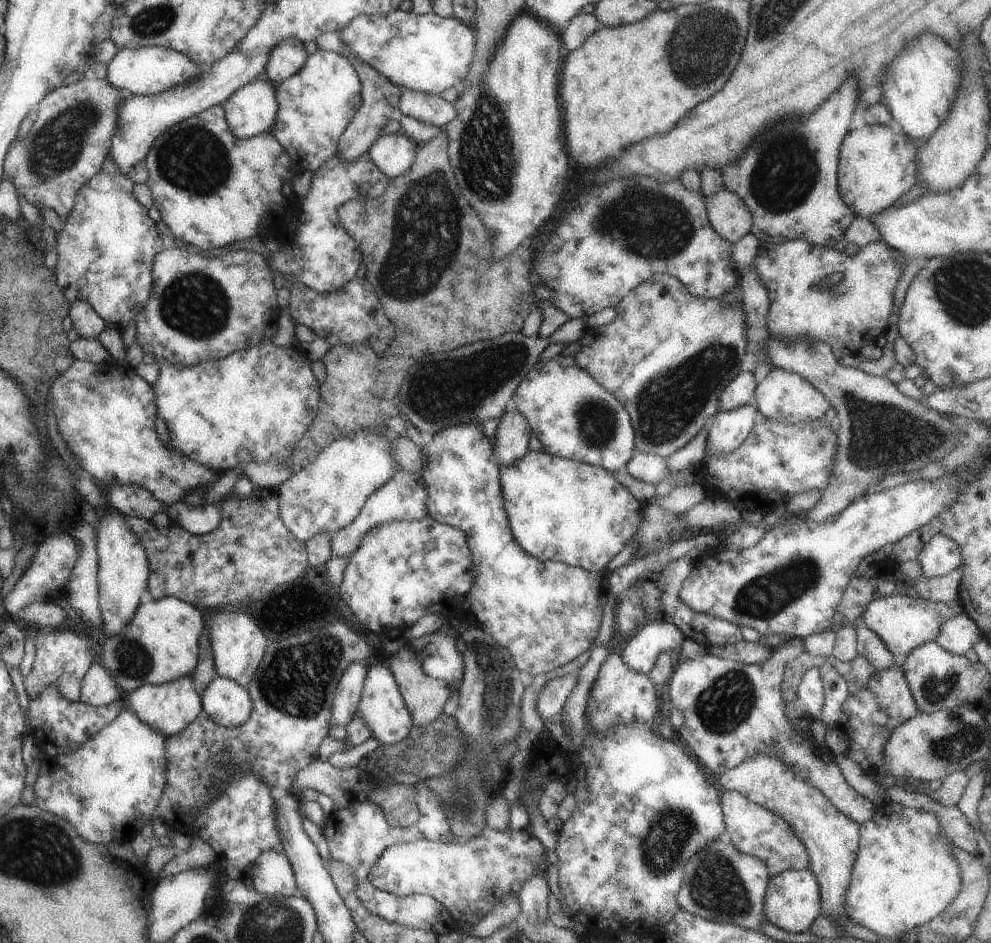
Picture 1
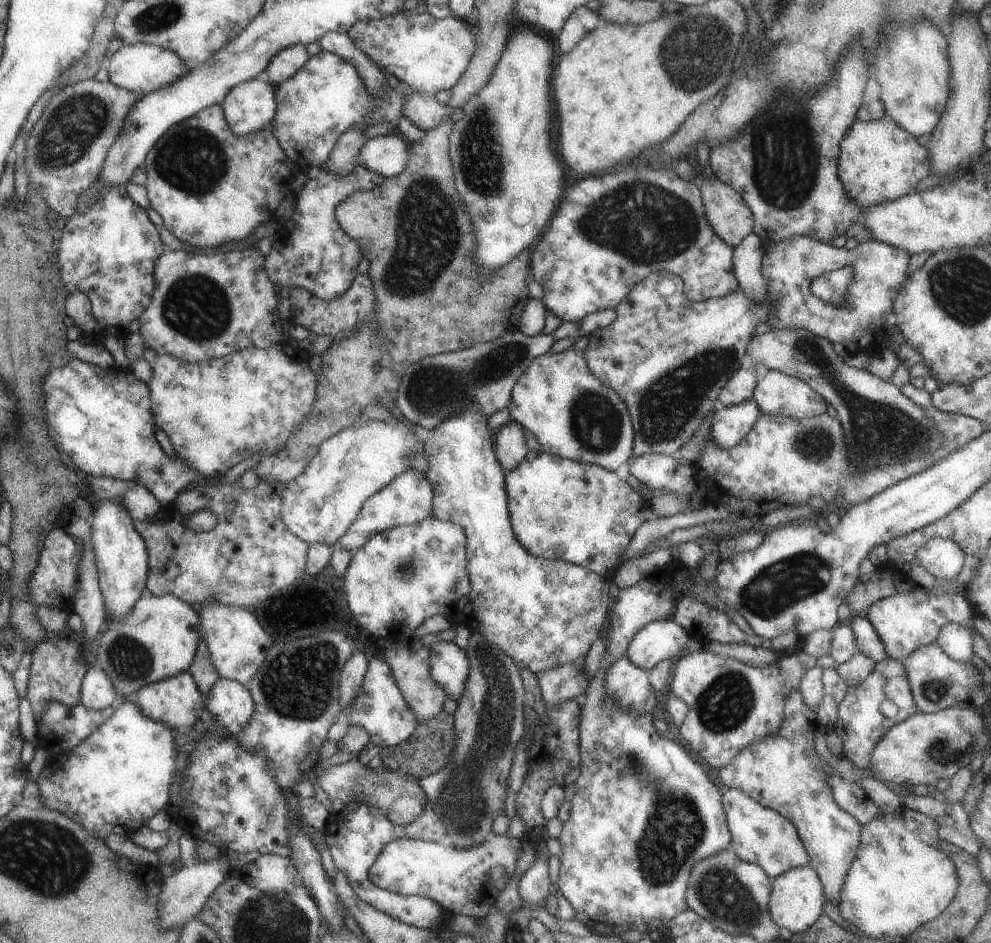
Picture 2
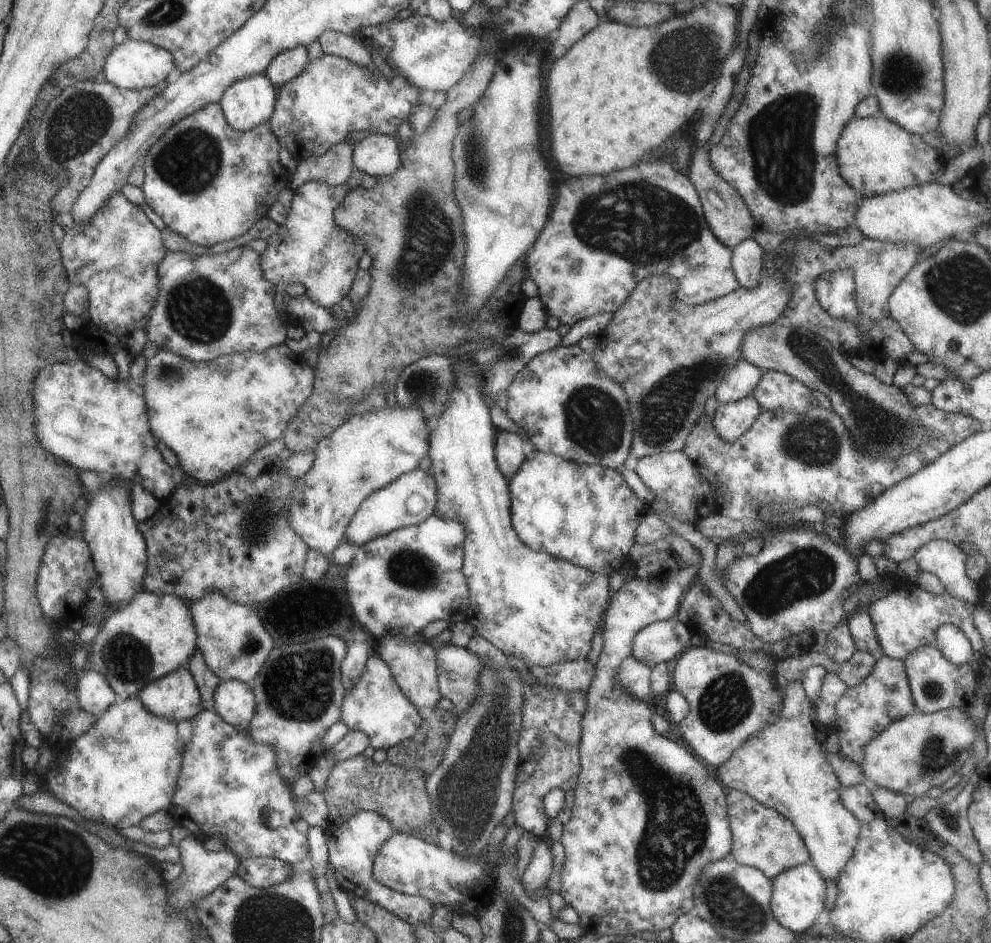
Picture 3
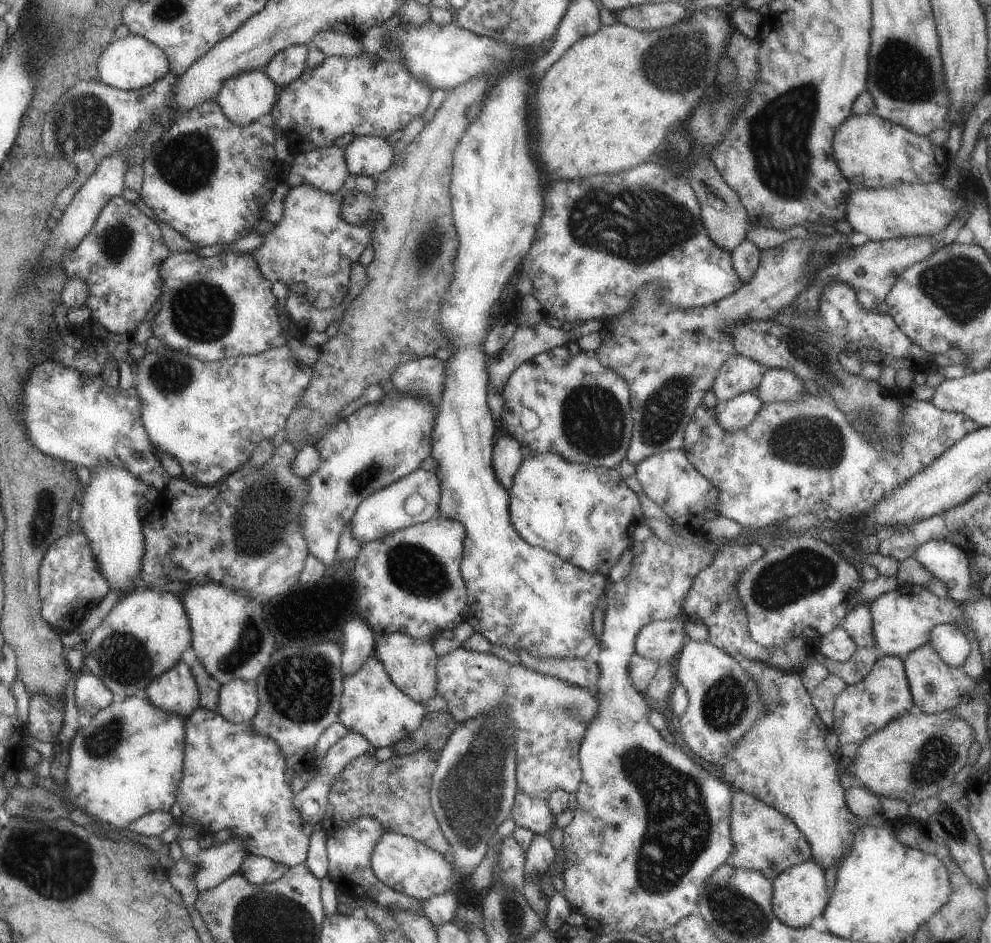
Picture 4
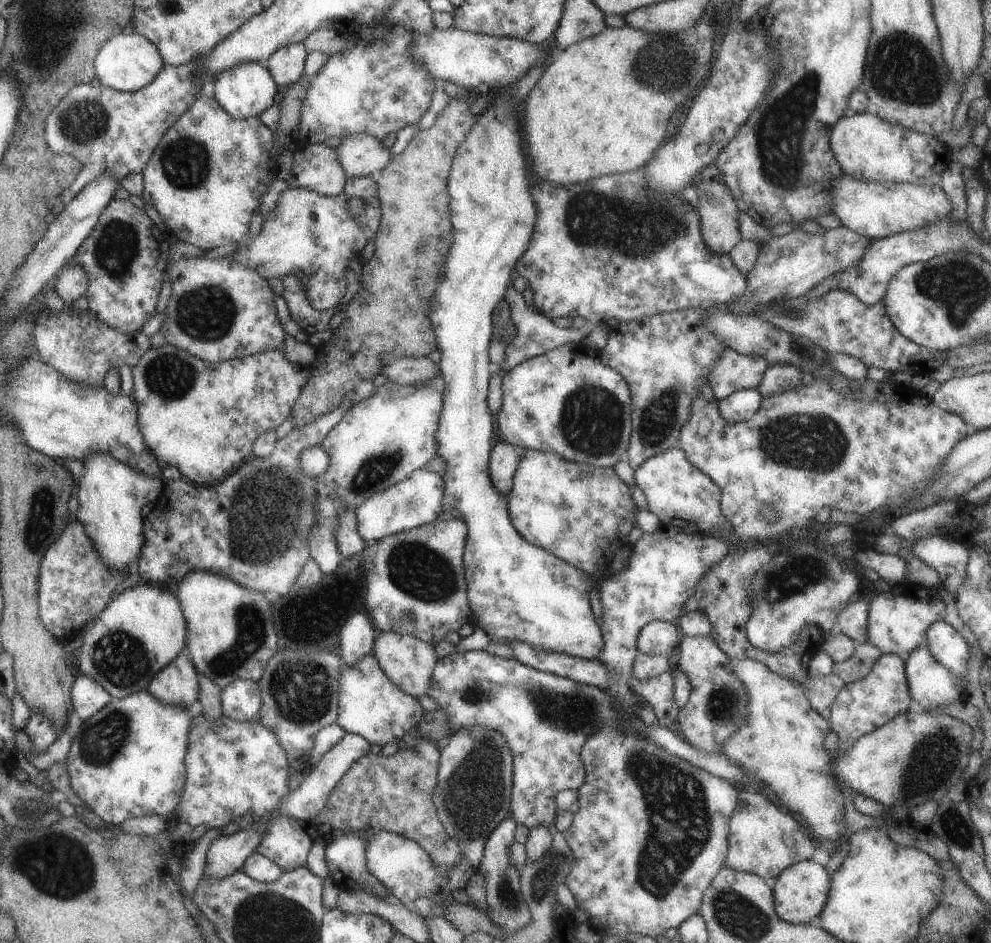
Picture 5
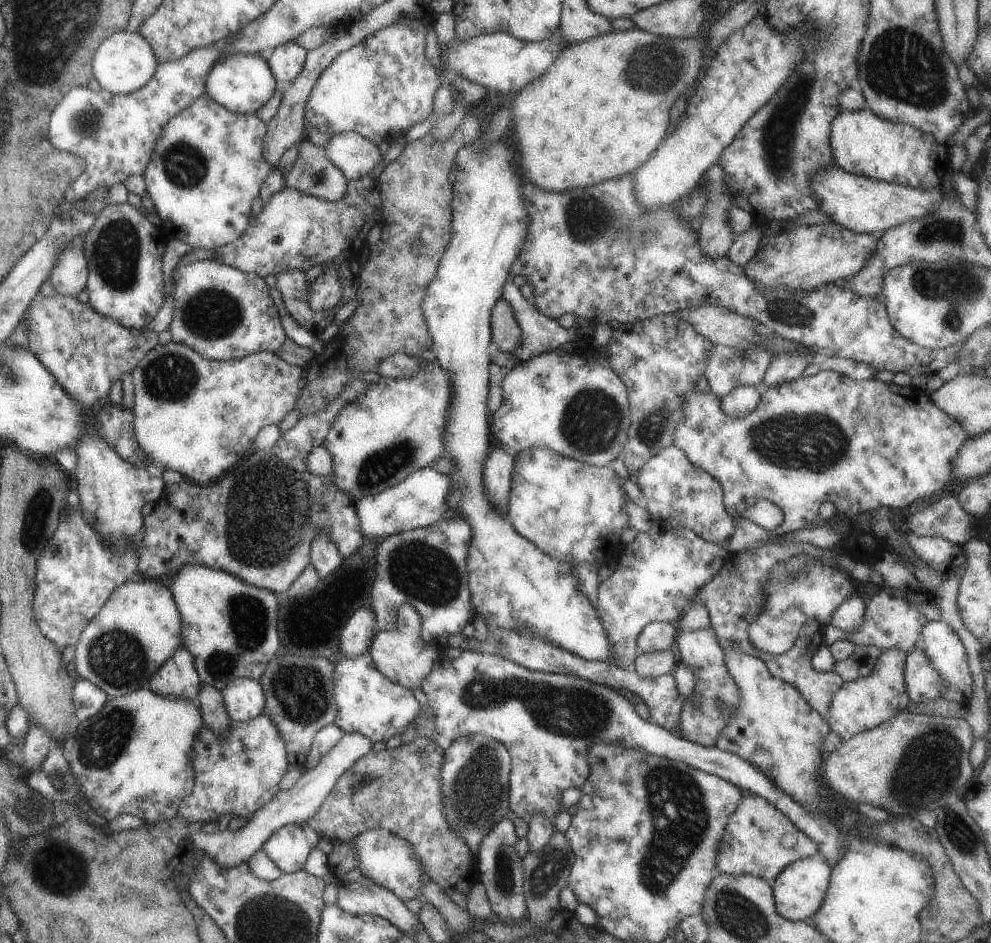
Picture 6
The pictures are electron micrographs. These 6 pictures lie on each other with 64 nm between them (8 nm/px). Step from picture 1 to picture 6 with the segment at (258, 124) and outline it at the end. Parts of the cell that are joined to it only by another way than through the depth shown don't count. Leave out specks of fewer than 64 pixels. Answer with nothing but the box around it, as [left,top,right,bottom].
[204,52,275,115]

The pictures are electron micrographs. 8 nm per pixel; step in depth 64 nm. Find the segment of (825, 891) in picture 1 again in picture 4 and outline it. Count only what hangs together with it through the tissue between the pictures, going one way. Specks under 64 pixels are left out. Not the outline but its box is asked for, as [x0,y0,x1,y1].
[721,659,858,870]

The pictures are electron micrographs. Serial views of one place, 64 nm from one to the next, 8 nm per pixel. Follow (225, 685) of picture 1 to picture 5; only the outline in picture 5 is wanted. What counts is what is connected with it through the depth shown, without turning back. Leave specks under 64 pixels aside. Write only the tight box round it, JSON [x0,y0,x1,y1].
[220,679,261,721]

